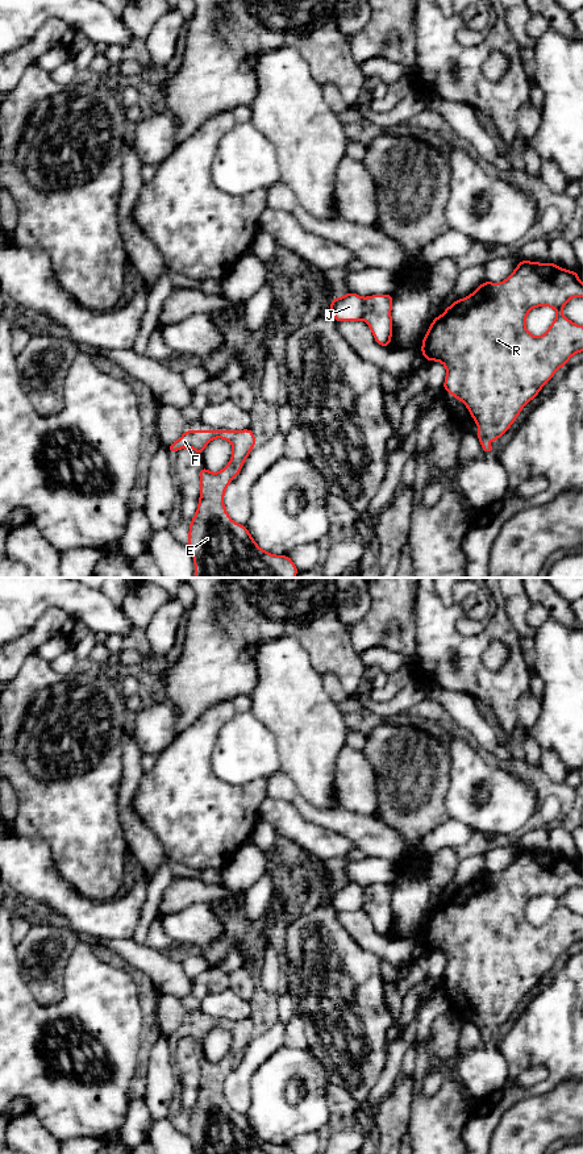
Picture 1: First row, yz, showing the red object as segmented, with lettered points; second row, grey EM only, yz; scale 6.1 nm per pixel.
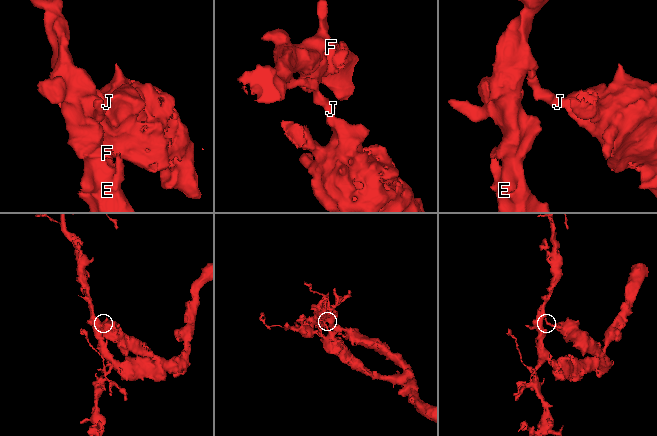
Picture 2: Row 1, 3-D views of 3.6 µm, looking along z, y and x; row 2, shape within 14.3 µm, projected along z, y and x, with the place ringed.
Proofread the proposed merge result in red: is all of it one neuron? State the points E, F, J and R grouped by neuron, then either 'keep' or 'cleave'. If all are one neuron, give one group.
E F J / R | cleave

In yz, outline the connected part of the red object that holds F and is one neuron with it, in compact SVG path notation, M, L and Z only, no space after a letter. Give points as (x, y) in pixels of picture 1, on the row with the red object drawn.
M251 429L245 430L186 430L183 436L167 447L168 453L184 447L203 454L207 443L224 438L233 446L230 462L220 472L209 472L200 467L200 500L191 520L187 546L195 562L195 578L295 578L297 567L288 555L275 555L262 550L245 525L236 524L224 507L224 493L228 484L240 474L257 439Z

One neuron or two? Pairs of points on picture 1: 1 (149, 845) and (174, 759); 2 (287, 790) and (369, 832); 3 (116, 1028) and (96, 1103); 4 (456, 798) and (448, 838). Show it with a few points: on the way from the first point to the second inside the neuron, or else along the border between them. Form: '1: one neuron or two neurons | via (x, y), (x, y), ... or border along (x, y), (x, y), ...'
1: two neurons | border along (134, 807), (140, 819), (157, 837), (166, 857)
2: one neuron | via (307, 809), (316, 816), (341, 820), (349, 824)
3: one neuron | via (116, 1046), (116, 1074), (111, 1084)
4: two neurons | border along (450, 817), (465, 823), (471, 829)

